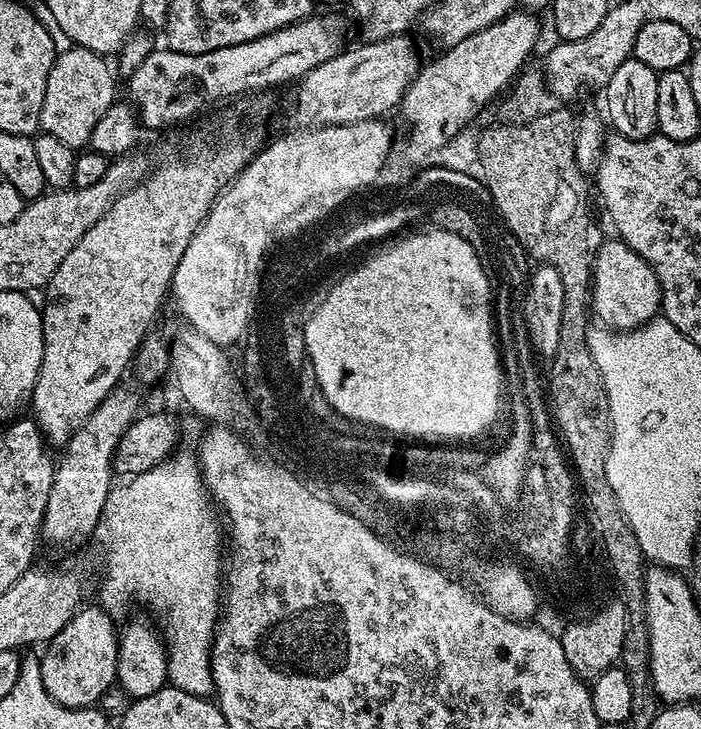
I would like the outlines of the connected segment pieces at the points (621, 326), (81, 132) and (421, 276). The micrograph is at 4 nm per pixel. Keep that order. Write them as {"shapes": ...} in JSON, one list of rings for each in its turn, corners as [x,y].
{"shapes":[[[[611,238],[597,247],[592,262],[590,308],[601,325],[613,330],[631,330],[648,323],[661,311],[660,283],[654,270],[630,246]]],[[[68,46],[57,55],[46,82],[46,98],[42,102],[40,132],[49,132],[66,147],[80,150],[89,143],[94,126],[118,100],[116,80],[105,57],[85,48]]],[[[433,230],[416,232],[405,240],[389,246],[385,252],[369,258],[365,264],[348,272],[328,292],[328,297],[307,317],[304,338],[307,363],[312,364],[317,375],[318,386],[329,400],[336,415],[348,422],[361,425],[364,420],[381,424],[383,428],[396,428],[396,432],[422,434],[428,442],[472,442],[475,436],[488,432],[492,423],[500,416],[502,404],[502,369],[498,341],[494,331],[494,288],[488,285],[489,273],[484,270],[478,254],[456,233]]]]}

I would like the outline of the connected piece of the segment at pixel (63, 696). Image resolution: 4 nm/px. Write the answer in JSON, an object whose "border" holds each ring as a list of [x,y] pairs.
{"border":[[[84,606],[77,610],[70,618],[70,622],[66,622],[66,626],[62,626],[62,630],[58,630],[54,639],[48,641],[40,656],[40,677],[42,686],[46,686],[46,694],[50,694],[50,698],[54,698],[54,702],[67,708],[93,707],[102,698],[103,692],[111,684],[116,683],[116,659],[120,653],[118,628],[116,632],[111,618],[108,617],[111,615],[103,607],[95,607]]]}

